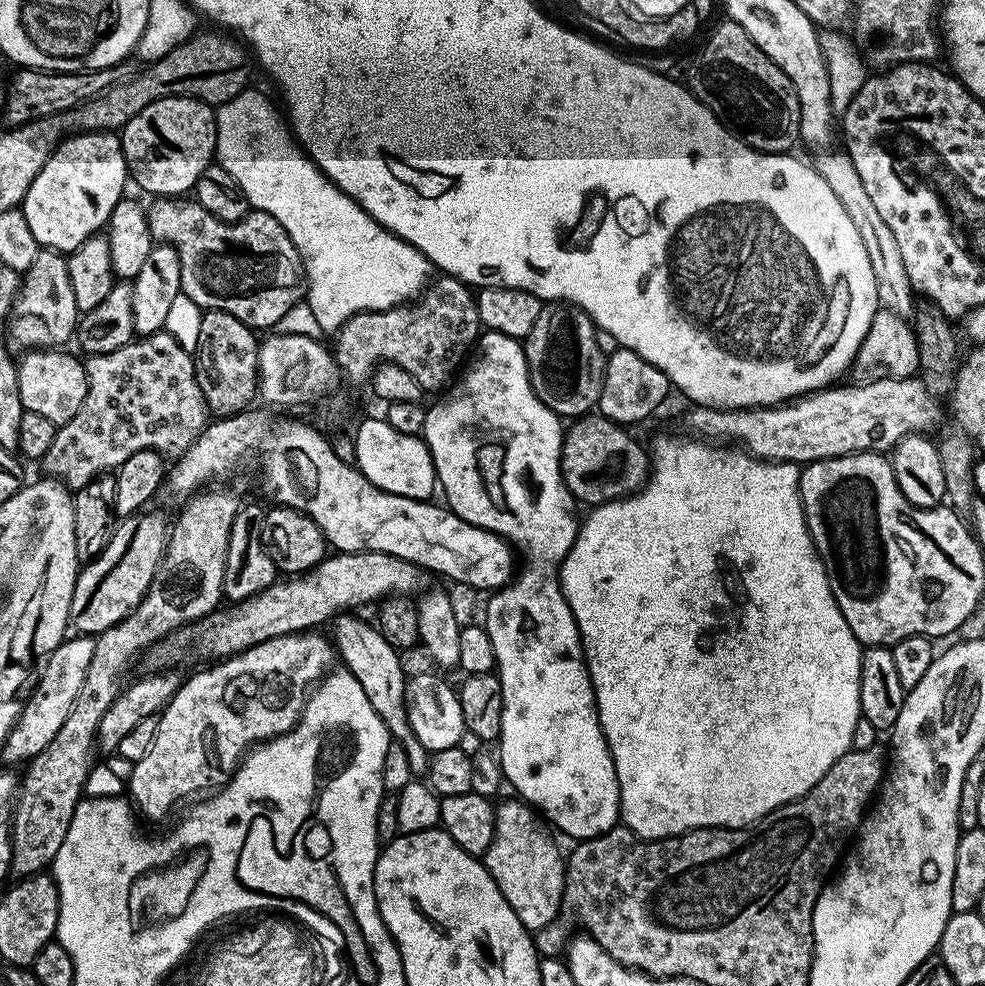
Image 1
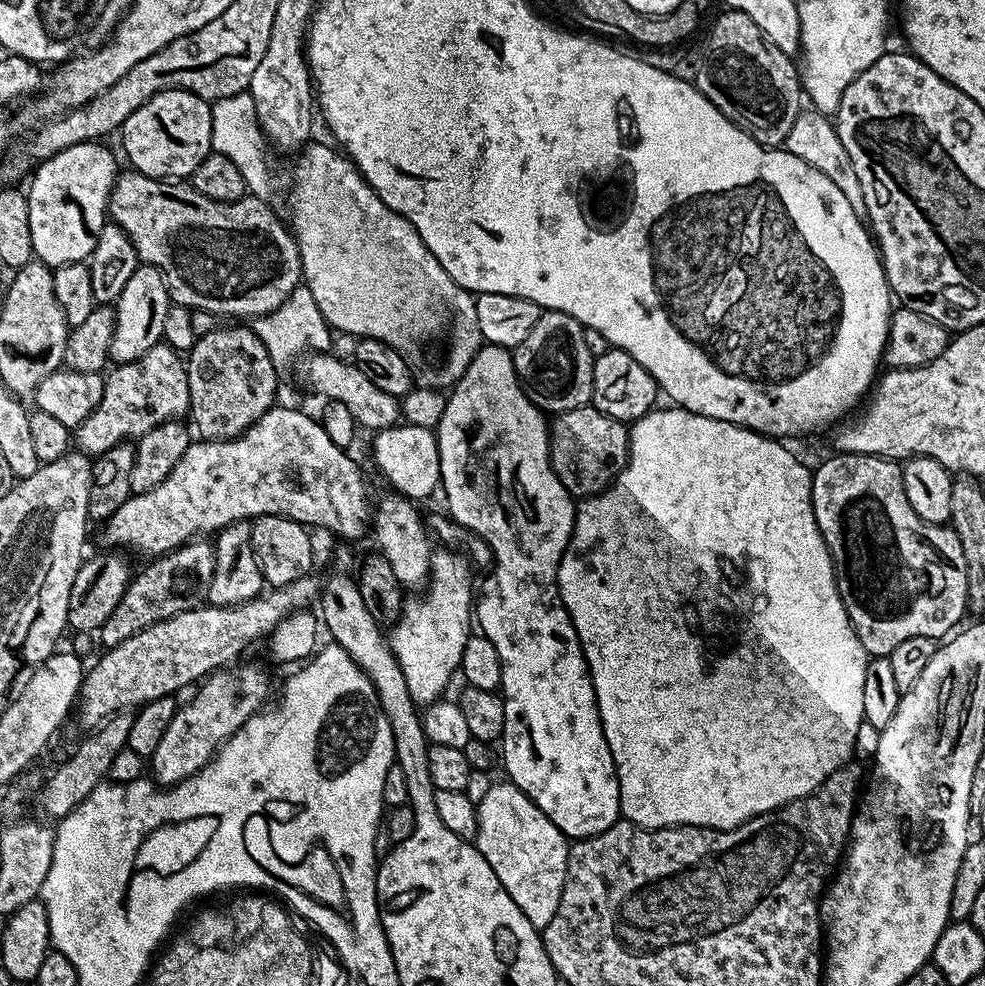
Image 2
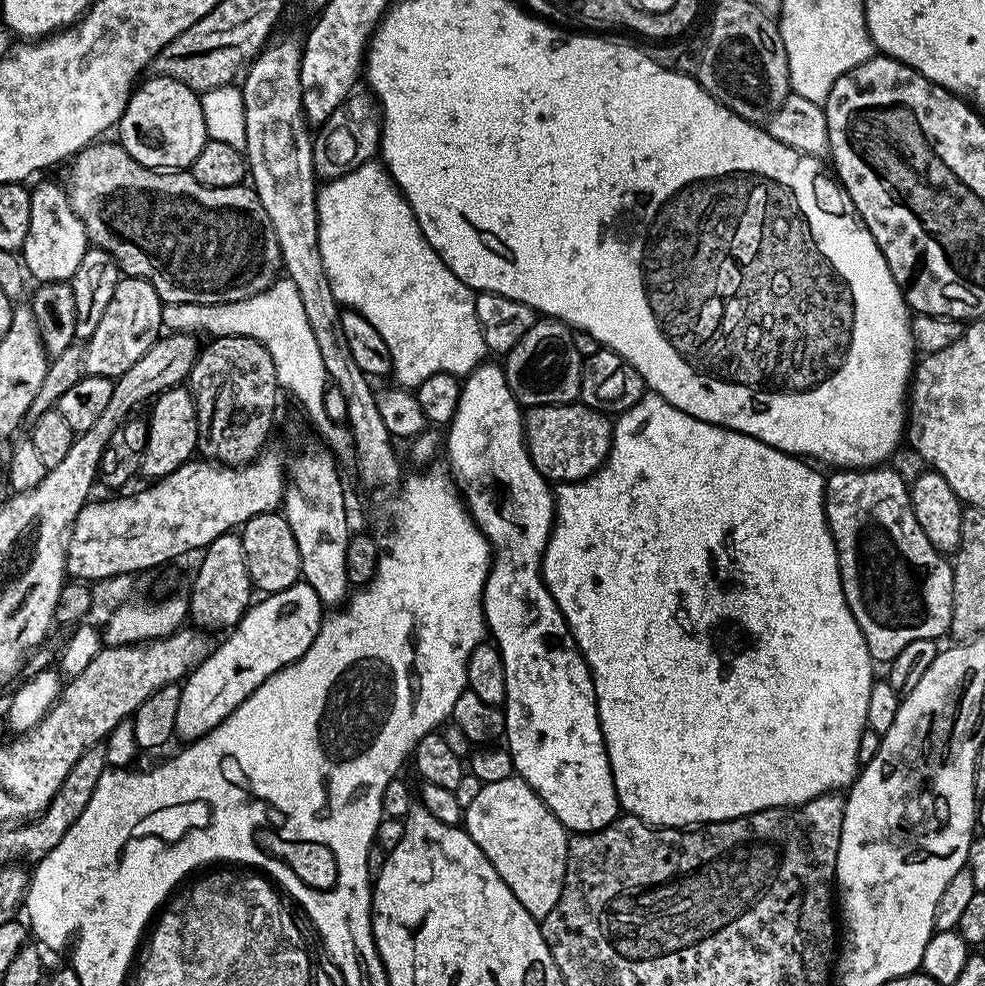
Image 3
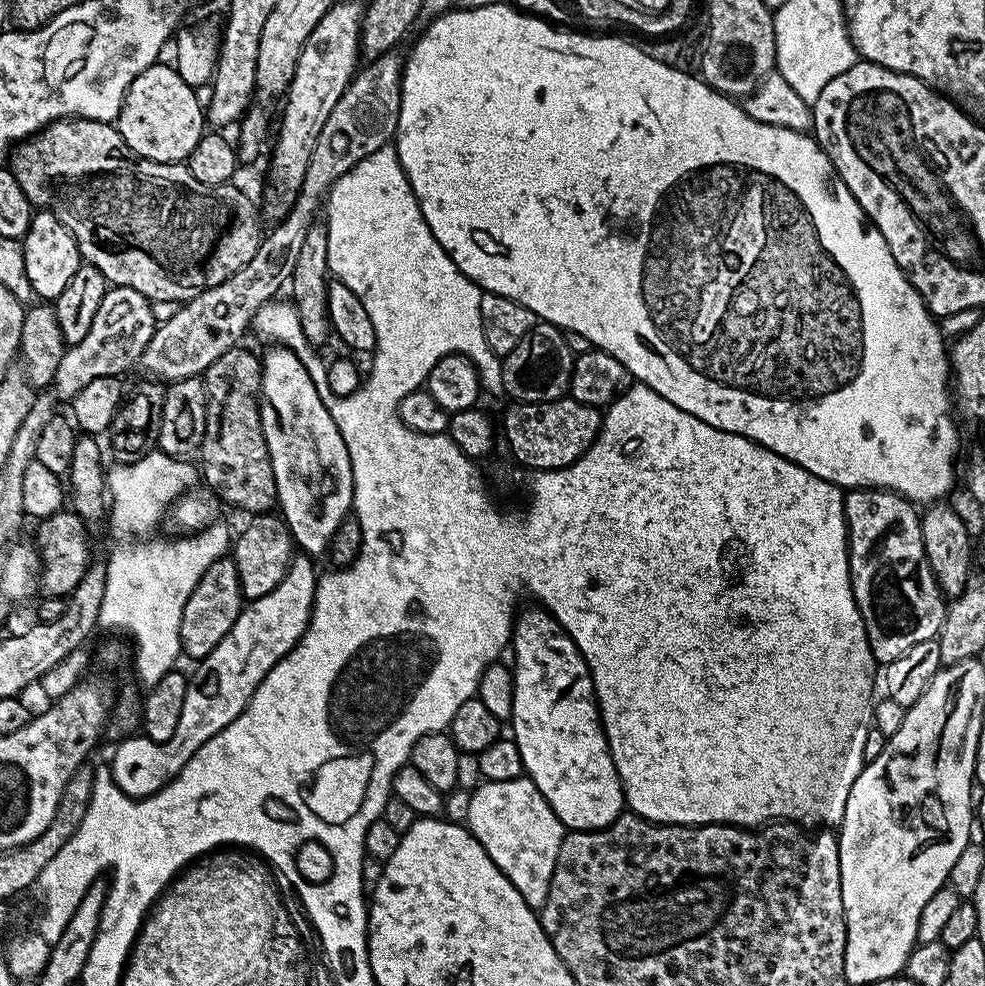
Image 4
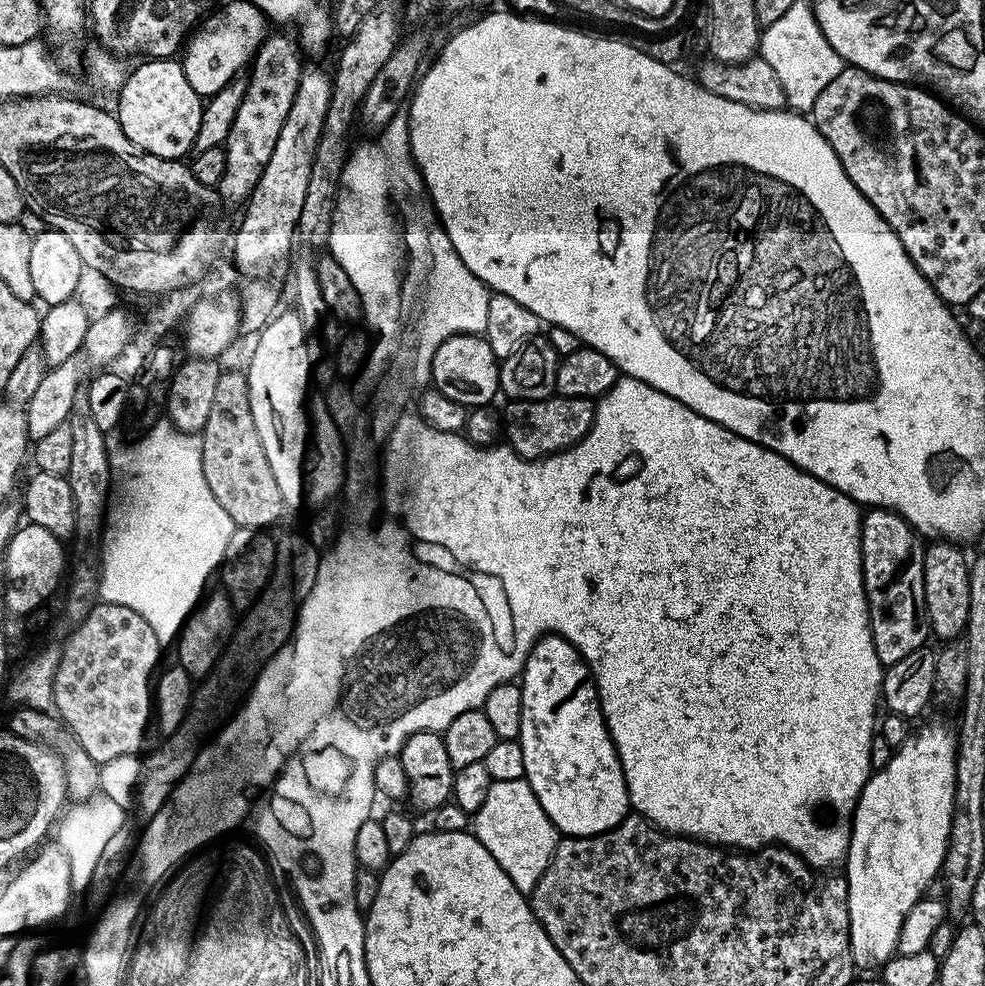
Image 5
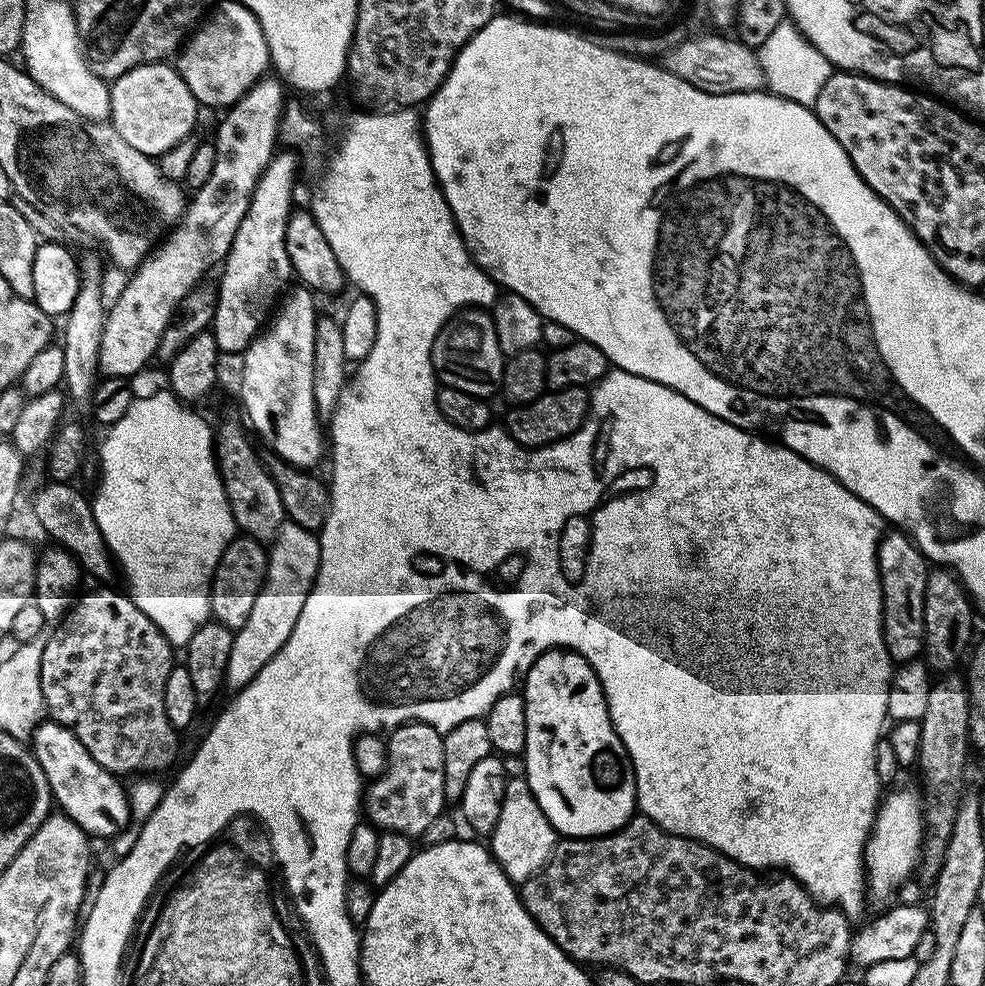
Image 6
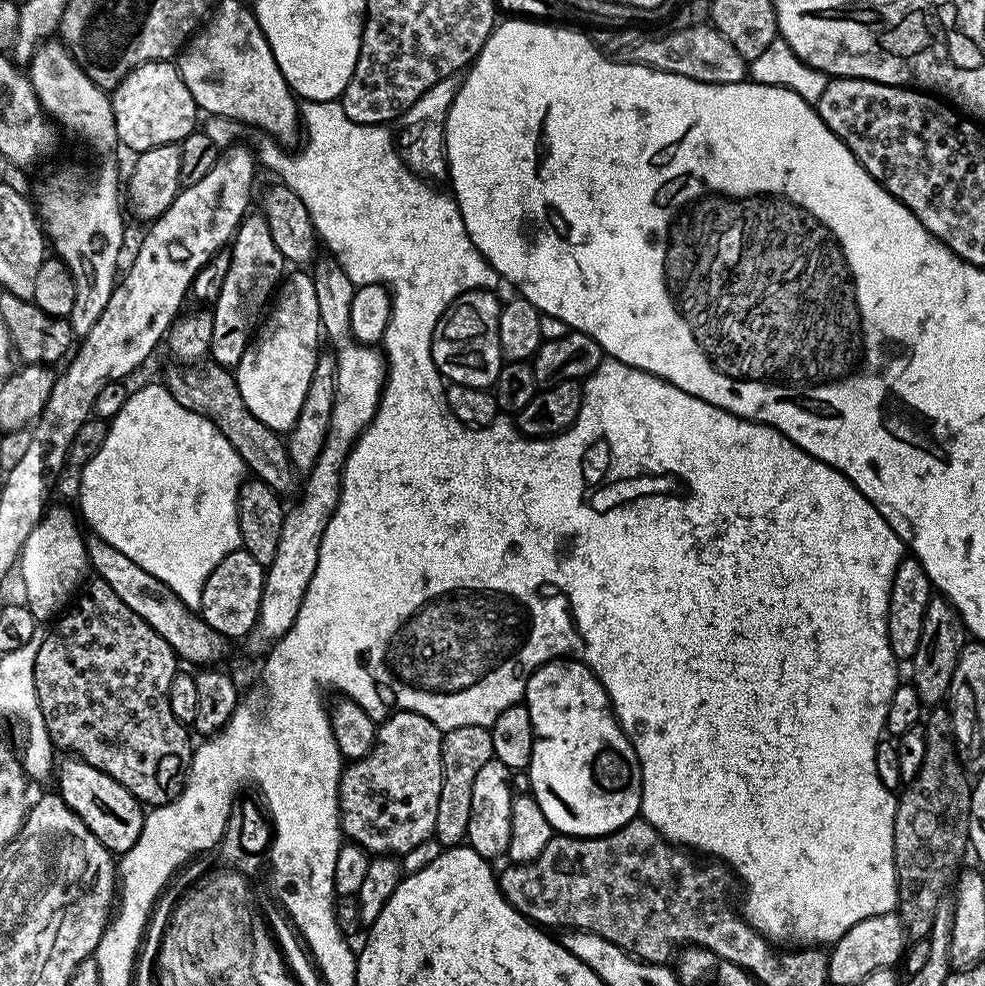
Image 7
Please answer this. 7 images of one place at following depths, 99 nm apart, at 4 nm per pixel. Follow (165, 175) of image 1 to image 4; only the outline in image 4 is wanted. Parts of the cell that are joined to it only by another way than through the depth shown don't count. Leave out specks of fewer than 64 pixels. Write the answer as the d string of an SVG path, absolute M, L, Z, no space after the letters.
M157 62L148 67L128 88L118 127L126 146L142 158L175 164L187 161L206 131L205 109L200 107L197 89L191 88L175 67Z

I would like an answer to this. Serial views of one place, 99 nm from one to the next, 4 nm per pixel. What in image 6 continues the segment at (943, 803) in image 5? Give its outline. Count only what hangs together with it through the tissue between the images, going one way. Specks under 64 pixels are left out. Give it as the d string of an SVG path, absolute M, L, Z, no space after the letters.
M915 787L900 788L881 799L872 832L864 843L864 871L866 892L869 897L884 900L908 875L918 868L920 849L924 839L922 797Z

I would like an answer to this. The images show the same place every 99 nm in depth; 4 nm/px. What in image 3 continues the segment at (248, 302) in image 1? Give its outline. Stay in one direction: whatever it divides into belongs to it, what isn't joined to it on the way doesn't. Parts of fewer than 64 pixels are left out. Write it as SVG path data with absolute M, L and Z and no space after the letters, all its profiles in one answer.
M93 142L89 144L88 147L77 152L75 156L71 157L70 165L72 164L72 169L68 172L66 191L68 193L70 206L74 212L78 214L78 218L81 222L84 223L89 245L109 252L109 254L114 257L117 264L119 264L121 273L123 273L124 276L133 276L134 278L142 278L143 280L150 281L154 286L154 290L158 290L161 301L165 304L234 303L265 291L275 283L282 272L280 247L278 246L278 238L274 234L274 226L270 222L266 210L262 210L262 202L258 198L255 188L245 186L244 184L235 184L234 186L226 186L225 188L202 186L202 182L198 182L192 177L191 171L147 168L139 164L134 158L130 158L130 154L119 142L112 142L112 144L104 143L105 142Z

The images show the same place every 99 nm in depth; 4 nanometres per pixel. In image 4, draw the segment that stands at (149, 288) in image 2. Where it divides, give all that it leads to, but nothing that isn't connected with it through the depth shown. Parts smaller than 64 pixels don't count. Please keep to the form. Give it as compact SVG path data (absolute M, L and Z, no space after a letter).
M112 286L105 291L86 338L71 345L58 365L54 392L61 401L71 402L78 390L82 390L86 382L94 382L94 378L123 377L124 371L139 361L140 355L146 350L146 342L150 342L156 330L157 322L151 316L151 304L152 301L138 294L138 290Z

